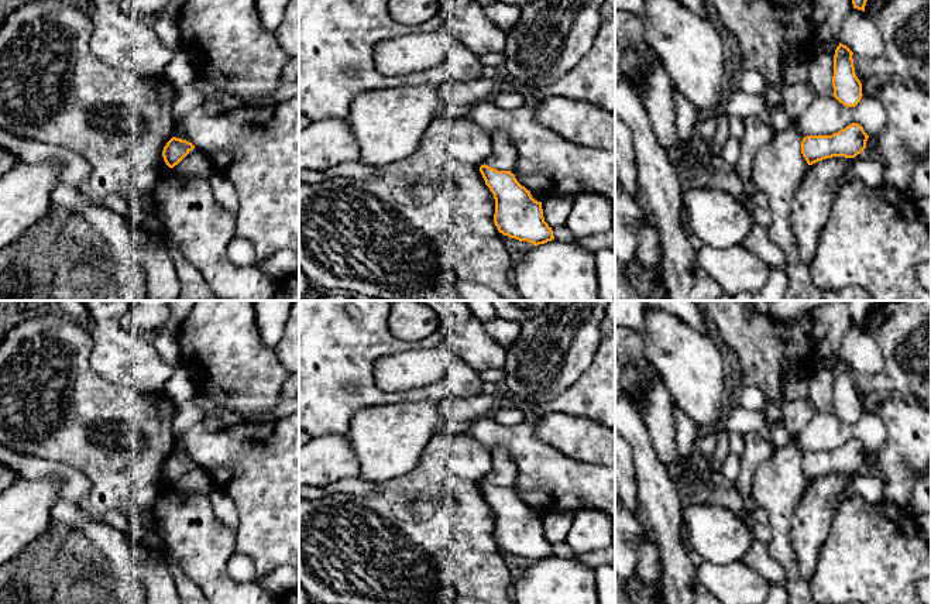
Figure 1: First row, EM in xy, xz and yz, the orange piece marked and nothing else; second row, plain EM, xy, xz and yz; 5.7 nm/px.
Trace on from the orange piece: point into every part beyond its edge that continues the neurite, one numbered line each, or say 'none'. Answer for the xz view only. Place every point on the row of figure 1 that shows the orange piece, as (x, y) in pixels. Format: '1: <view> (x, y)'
none

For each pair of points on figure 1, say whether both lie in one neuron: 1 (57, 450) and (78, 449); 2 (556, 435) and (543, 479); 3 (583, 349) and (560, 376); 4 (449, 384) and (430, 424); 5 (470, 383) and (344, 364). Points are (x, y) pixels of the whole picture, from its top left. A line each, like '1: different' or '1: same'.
1: same
2: different
3: same
4: different
5: same

